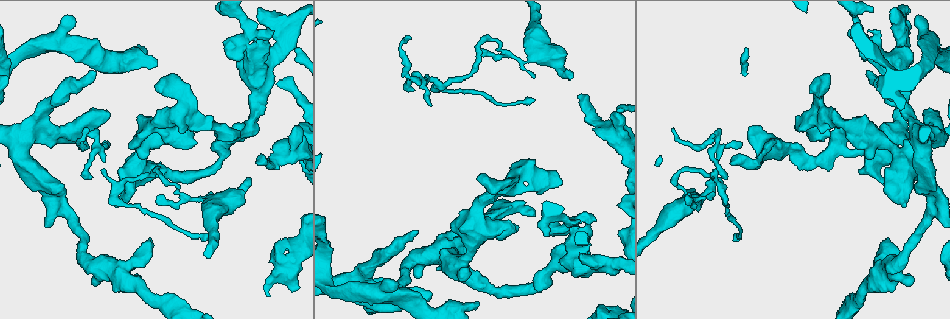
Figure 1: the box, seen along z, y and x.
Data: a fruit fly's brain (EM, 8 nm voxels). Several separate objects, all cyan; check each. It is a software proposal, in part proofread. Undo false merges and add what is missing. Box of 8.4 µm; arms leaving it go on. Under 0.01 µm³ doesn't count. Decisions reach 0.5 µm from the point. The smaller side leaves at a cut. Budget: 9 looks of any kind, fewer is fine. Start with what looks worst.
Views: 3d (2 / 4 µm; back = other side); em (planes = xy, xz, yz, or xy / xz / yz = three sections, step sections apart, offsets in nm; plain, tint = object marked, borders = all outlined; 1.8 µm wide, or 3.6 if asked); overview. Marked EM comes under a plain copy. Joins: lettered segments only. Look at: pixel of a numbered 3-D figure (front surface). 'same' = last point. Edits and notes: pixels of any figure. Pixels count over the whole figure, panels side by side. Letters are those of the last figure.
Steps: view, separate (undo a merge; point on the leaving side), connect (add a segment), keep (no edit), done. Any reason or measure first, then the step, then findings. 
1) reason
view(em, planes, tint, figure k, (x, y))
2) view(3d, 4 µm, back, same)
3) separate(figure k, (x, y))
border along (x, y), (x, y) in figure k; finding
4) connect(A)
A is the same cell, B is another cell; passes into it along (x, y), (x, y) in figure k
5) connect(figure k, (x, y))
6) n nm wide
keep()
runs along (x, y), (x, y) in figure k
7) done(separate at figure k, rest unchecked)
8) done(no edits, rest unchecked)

thin end
view(em, planes, borders, figure 1, (741, 142))

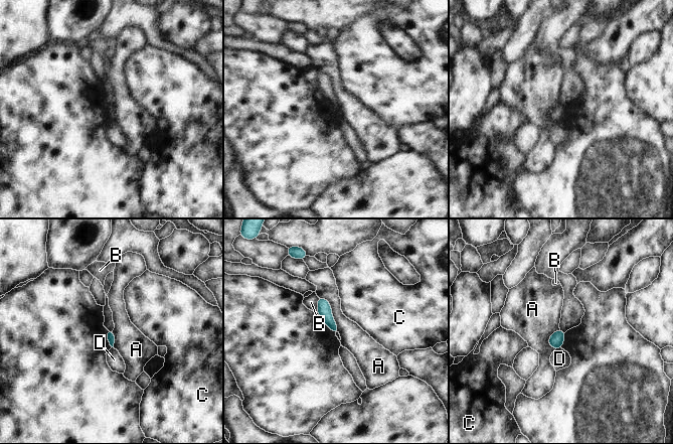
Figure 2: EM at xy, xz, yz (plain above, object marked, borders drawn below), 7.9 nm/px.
keep()
A, B, C and D are other cells; border along (318, 296), (329, 303), (339, 331) in figure 2; none of them fits

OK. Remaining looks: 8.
stops while still wide
view(3d, 2 µm, figure 1, (94, 39))

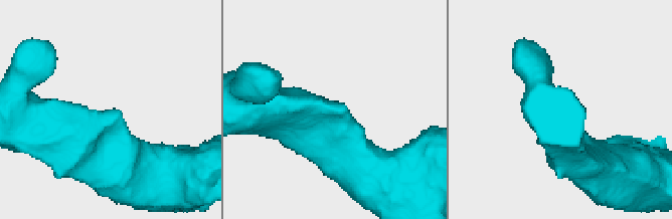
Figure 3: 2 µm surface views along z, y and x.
shape alone is not enough
view(em, planes, borders, figure 3, (343, 108))

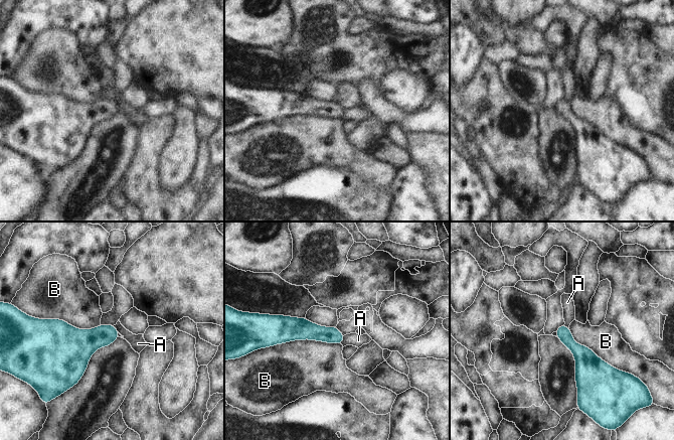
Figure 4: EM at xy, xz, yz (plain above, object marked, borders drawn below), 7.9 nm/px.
keep()
A and B are other cells; border along (344, 335), (340, 343) in figure 4; none of them fits

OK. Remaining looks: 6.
branch stops here
view(em, xy, step 16, tint, figure 1, (224, 43))

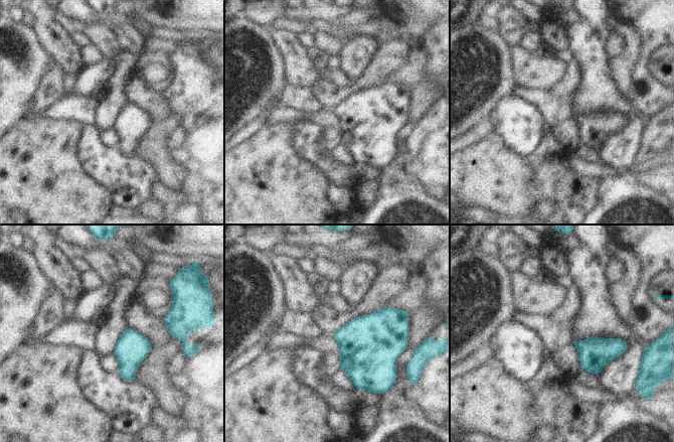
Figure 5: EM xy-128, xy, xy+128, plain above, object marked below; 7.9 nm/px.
cut it another way
view(em, yz, step 16, tint, same)

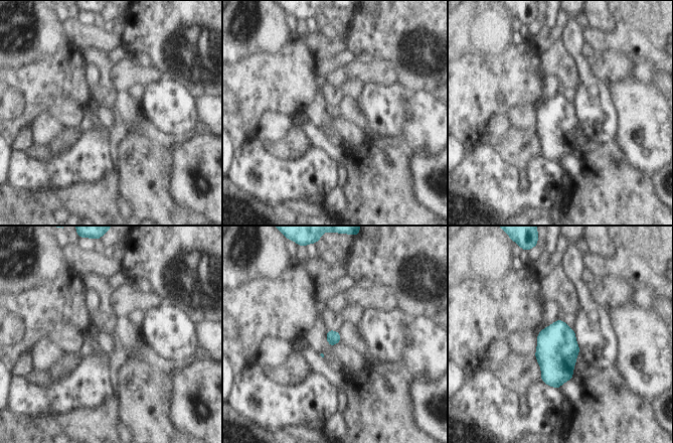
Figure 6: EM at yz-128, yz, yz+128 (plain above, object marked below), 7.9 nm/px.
view(em, yz, step 16, borders, same)

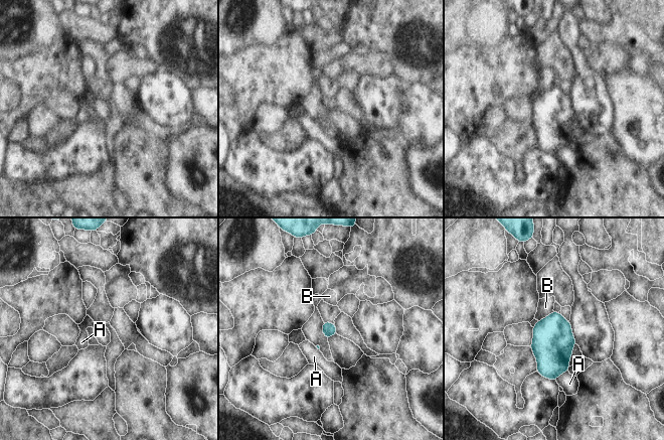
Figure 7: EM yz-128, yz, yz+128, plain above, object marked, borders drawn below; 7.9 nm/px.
keep()
A and B are other cells; none of them fits

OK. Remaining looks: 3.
an open end
view(em, xz, step 16, borders, figure 1, (437, 267))

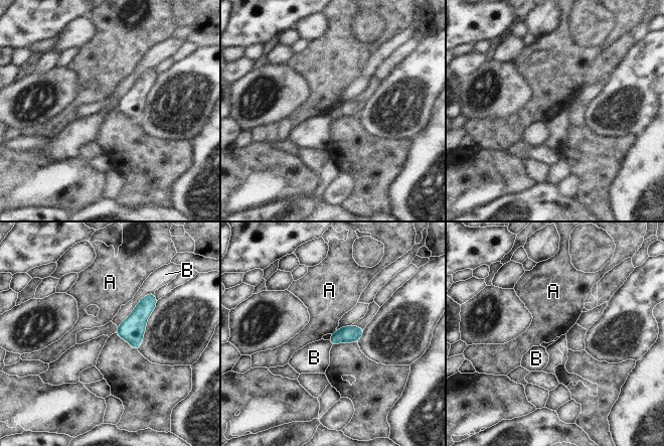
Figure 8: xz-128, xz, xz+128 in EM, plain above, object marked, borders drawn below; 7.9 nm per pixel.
keep()
A and B are other cells; border along (337, 330), (331, 334) in figure 8; no lettered segment goes on from it

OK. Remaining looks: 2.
done(no edits, rest unchecked)

